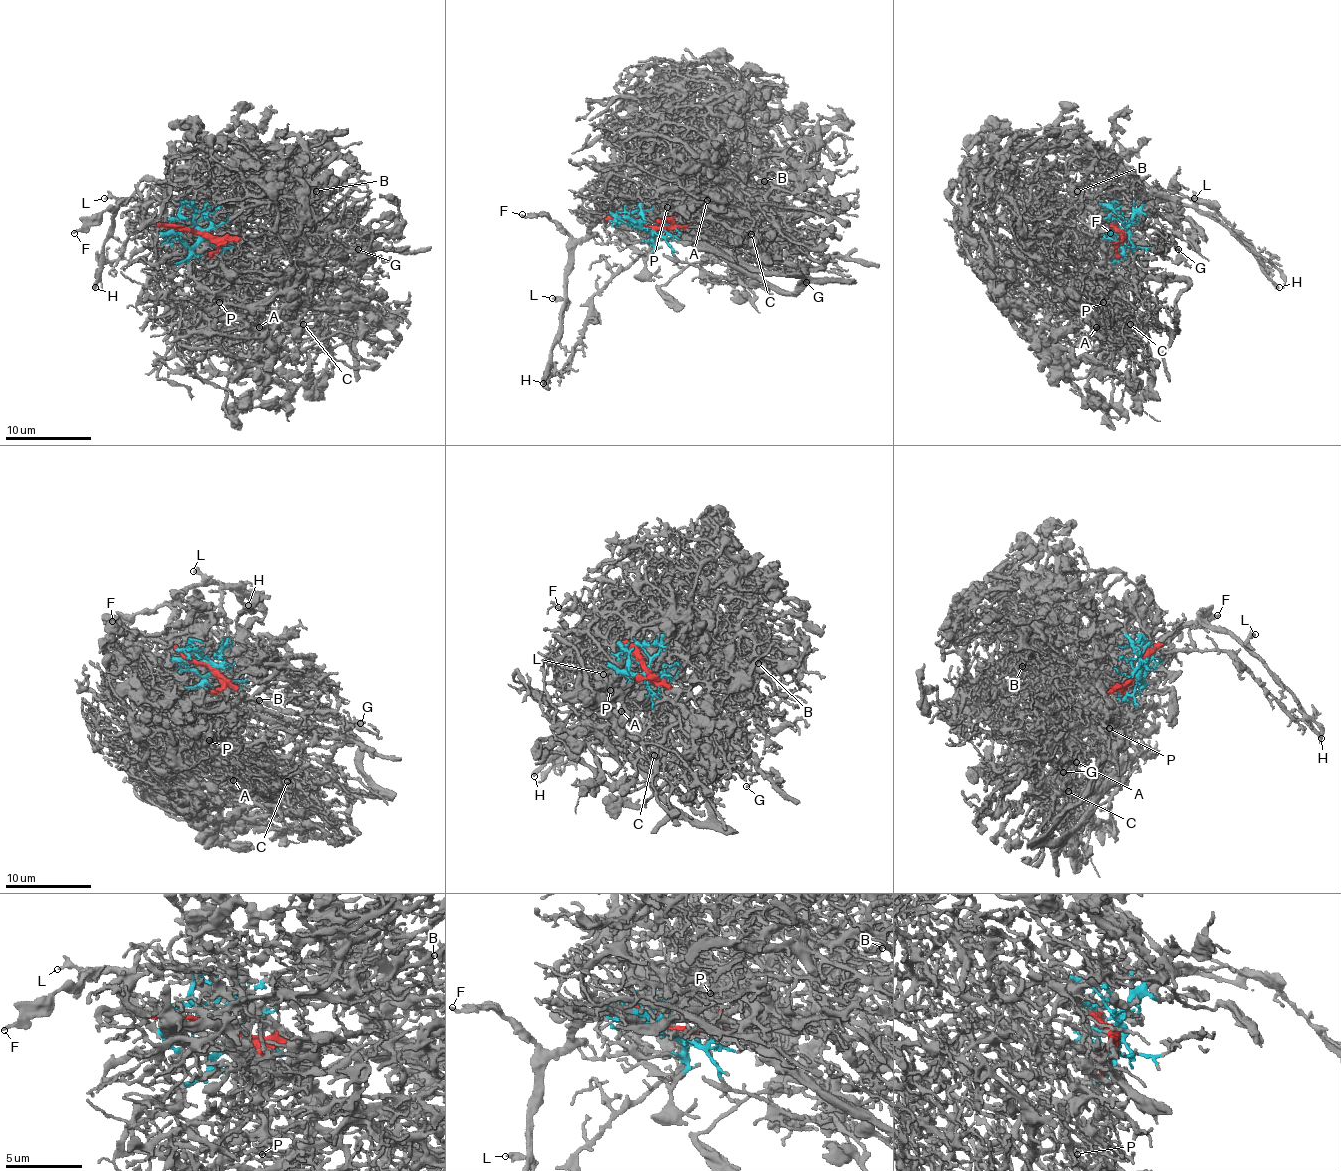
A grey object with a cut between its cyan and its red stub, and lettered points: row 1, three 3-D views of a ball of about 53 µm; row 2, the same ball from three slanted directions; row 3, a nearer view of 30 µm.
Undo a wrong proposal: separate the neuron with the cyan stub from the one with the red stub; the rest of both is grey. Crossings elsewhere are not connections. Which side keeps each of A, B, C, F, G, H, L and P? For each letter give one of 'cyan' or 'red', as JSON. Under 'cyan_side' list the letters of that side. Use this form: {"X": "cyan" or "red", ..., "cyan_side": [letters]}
{"A": "cyan", "B": "cyan", "C": "cyan", "F": "red", "G": "cyan", "H": "red", "L": "red", "P": "cyan", "cyan_side": ["A", "B", "C", "G", "P"]}

